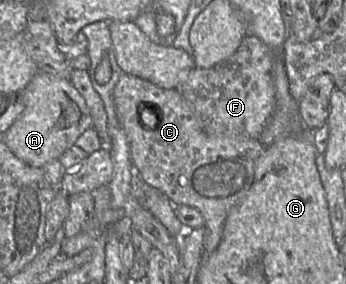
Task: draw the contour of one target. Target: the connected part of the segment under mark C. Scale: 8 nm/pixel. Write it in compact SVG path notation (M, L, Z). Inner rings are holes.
M122 73L113 91L113 102L119 123L126 134L132 165L137 175L165 194L174 205L192 206L201 212L206 228L202 252L202 262L205 261L217 249L230 211L252 186L255 162L265 146L259 139L238 133L205 133L193 109L175 88L160 88L133 75Z

